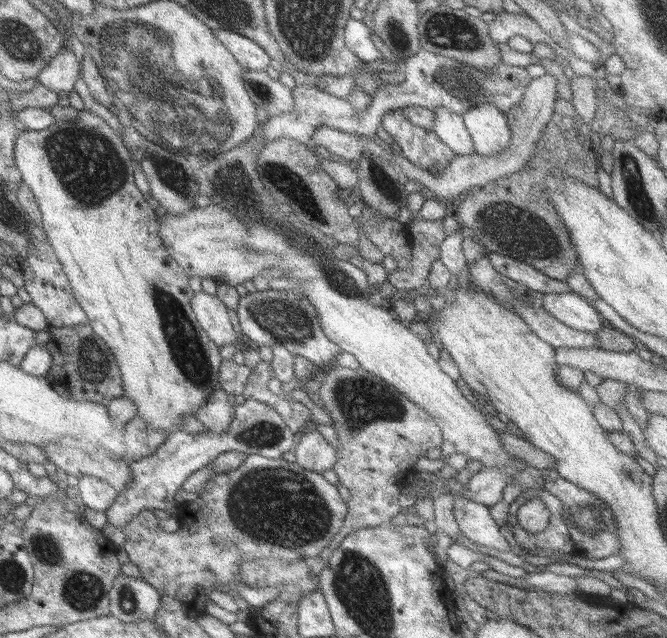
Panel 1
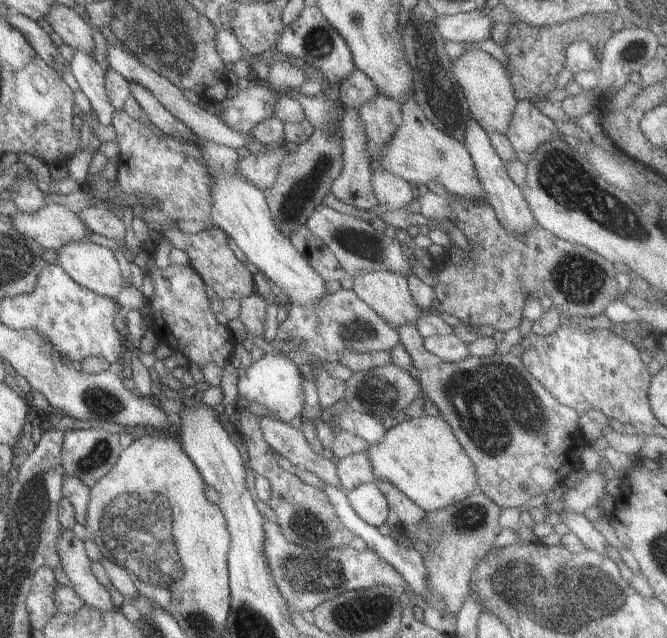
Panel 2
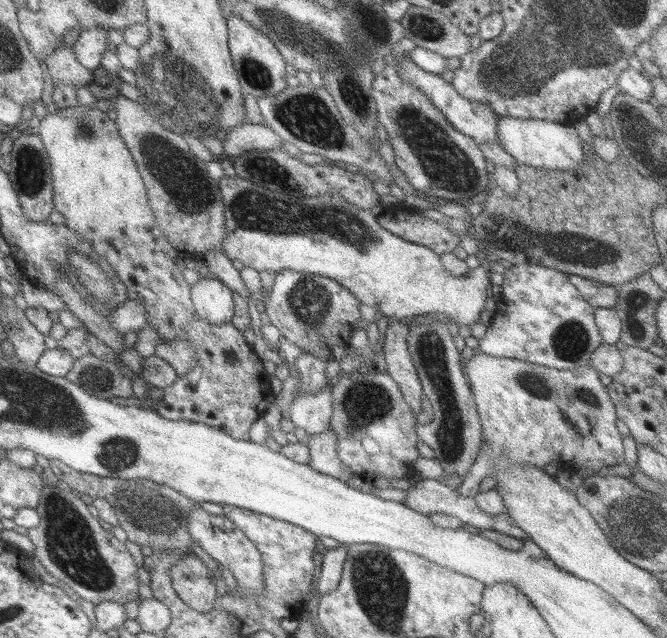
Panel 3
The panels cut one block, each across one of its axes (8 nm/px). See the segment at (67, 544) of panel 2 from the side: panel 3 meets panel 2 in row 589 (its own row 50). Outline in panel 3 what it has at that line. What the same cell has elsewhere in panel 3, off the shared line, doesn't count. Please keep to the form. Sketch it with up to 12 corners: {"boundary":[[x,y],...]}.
{"boundary":[[105,29],[79,32],[72,47],[75,61],[85,69],[99,67],[107,52]]}

